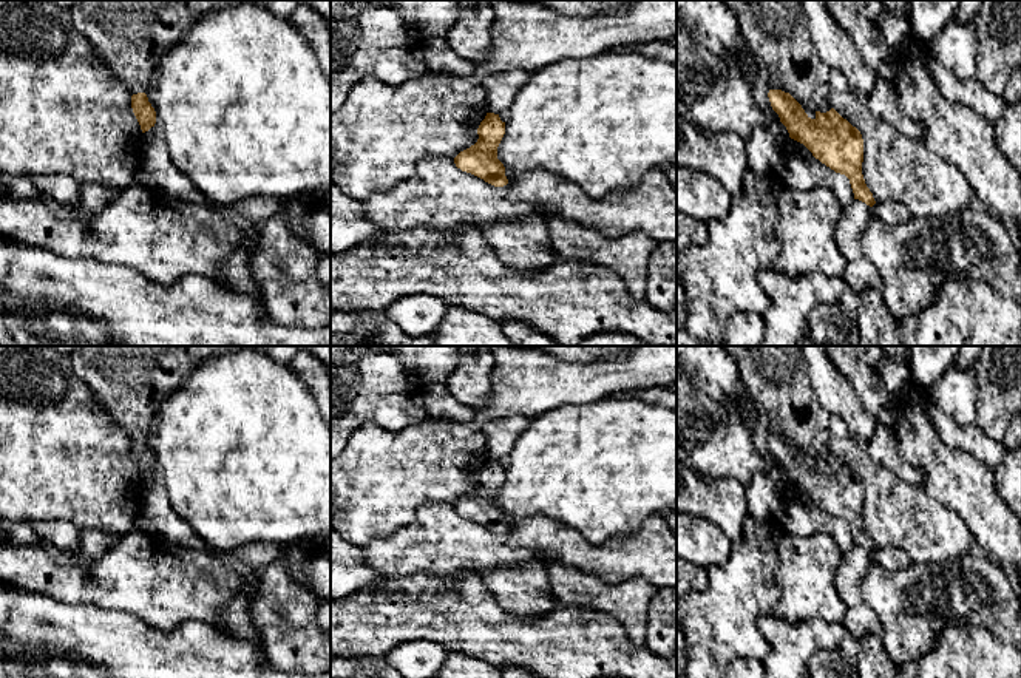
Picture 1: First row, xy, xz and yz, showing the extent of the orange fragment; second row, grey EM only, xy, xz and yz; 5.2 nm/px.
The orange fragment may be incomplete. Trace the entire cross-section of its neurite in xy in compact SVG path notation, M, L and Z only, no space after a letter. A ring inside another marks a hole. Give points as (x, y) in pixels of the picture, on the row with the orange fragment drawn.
M77 0L71 8L77 31L108 71L128 88L142 133L156 124L147 93L159 77L159 59L178 45L207 12L256 5L290 17L301 0Z

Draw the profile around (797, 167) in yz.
M789 139L774 173L783 181L785 187L795 190L809 190L814 187L828 187L840 199L840 205L850 205L854 193L850 179L836 173L800 142Z

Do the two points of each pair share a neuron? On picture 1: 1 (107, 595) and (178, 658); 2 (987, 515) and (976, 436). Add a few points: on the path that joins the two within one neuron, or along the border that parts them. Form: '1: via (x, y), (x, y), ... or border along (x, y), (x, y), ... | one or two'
1: border along (91, 604), (101, 609), (128, 612), (159, 630) | two
2: border along (947, 444), (972, 454), (993, 471) | two

